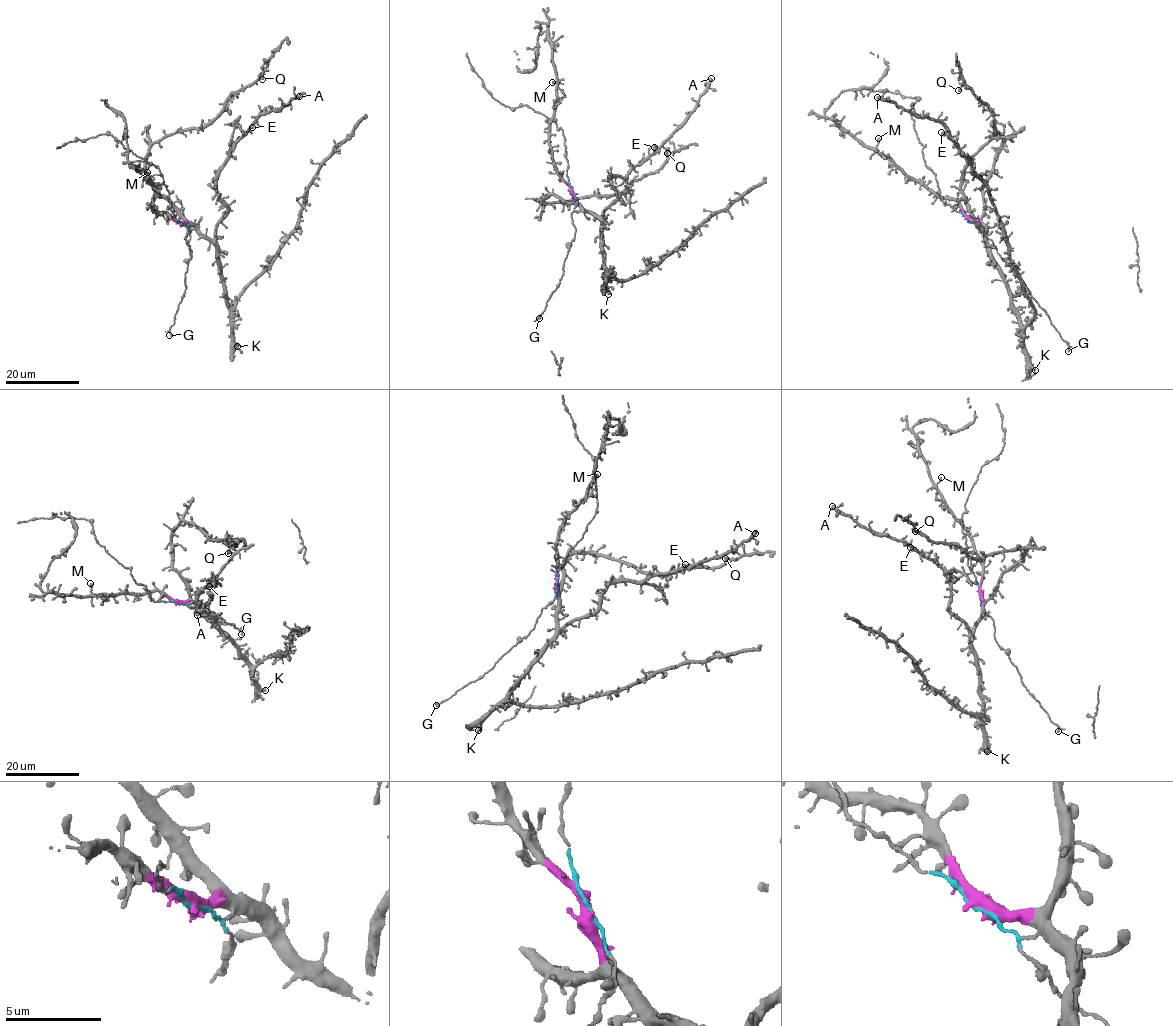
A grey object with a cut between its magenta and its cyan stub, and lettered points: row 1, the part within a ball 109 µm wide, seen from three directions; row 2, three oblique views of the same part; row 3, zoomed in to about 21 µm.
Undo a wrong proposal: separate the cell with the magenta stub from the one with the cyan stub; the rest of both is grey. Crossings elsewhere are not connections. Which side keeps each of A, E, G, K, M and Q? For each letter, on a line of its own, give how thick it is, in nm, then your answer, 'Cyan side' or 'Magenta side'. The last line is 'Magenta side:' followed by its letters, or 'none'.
A: Thickness 550 nm. Magenta side
E: Thickness 380 nm. Magenta side
G: Thickness 320 nm. Cyan side
K: Thickness 480 nm. Magenta side
M: Thickness 400 nm. Magenta side
Q: Thickness 480 nm. Magenta side
Magenta side: A, E, K, M, Q

